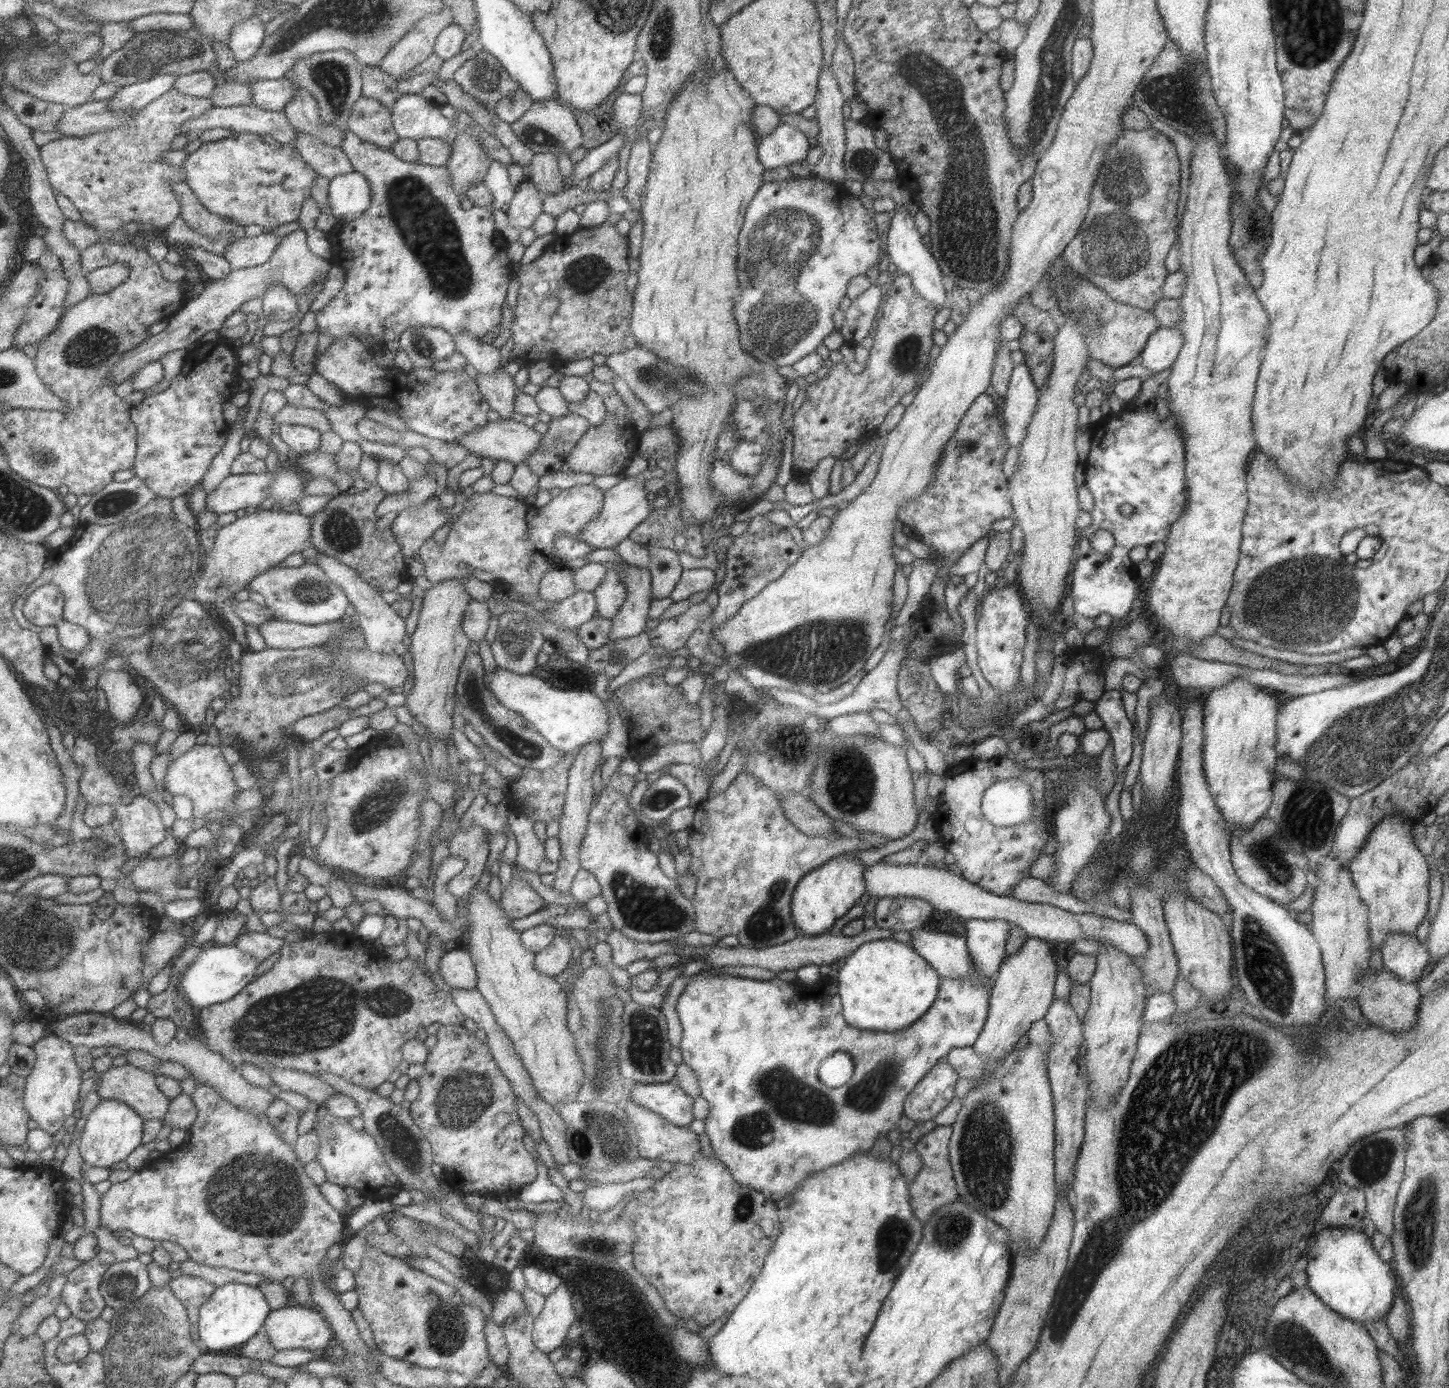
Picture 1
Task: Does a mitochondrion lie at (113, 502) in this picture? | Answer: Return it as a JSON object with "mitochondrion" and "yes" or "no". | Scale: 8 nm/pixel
{"mitochondrion":"yes"}

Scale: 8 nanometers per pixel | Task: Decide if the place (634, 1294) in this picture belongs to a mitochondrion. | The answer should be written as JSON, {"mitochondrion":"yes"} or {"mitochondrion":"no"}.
{"mitochondrion":"no"}

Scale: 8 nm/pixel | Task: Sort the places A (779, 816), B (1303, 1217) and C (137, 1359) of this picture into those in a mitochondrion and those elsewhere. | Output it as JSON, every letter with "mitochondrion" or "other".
{"A":"other","B":"other","C":"mitochondrion"}

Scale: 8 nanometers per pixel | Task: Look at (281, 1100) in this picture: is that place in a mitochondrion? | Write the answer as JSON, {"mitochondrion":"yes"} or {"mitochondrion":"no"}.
{"mitochondrion":"no"}

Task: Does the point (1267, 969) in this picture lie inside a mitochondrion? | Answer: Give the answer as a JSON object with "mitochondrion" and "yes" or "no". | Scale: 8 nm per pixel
{"mitochondrion":"yes"}

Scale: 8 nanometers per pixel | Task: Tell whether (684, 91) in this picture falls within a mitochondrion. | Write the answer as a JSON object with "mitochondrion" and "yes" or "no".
{"mitochondrion":"no"}

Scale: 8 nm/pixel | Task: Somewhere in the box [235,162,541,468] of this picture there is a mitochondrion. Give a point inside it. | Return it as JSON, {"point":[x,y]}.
{"point":[429,232]}

